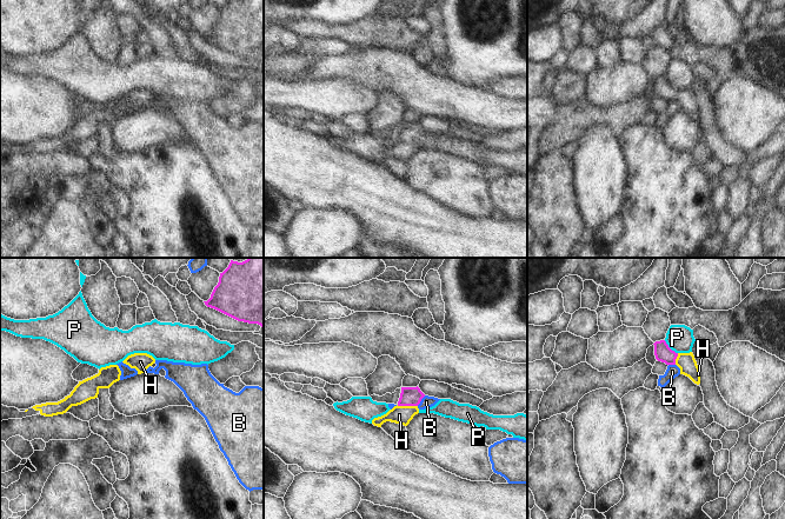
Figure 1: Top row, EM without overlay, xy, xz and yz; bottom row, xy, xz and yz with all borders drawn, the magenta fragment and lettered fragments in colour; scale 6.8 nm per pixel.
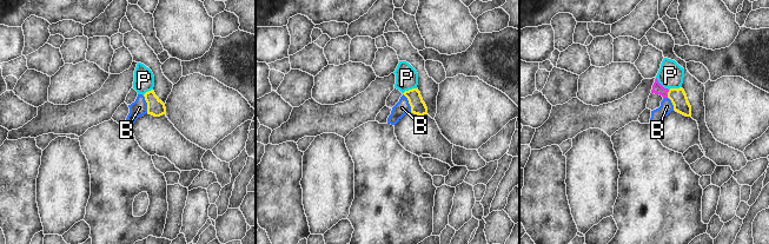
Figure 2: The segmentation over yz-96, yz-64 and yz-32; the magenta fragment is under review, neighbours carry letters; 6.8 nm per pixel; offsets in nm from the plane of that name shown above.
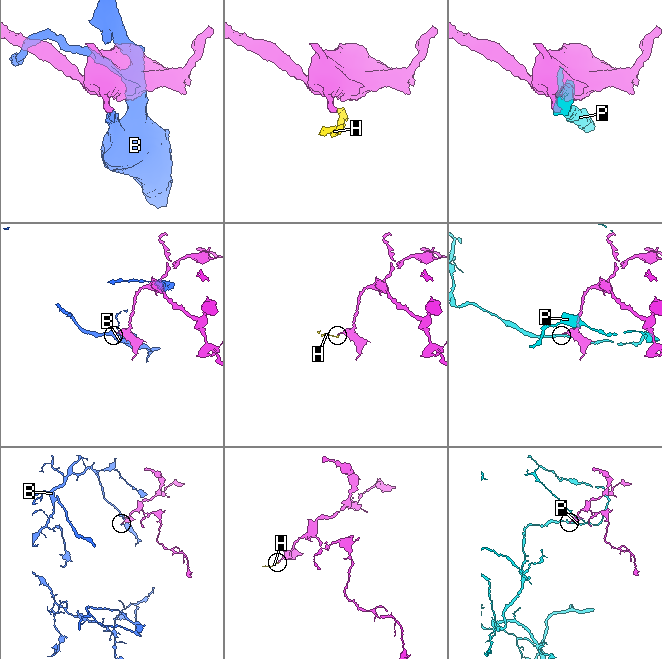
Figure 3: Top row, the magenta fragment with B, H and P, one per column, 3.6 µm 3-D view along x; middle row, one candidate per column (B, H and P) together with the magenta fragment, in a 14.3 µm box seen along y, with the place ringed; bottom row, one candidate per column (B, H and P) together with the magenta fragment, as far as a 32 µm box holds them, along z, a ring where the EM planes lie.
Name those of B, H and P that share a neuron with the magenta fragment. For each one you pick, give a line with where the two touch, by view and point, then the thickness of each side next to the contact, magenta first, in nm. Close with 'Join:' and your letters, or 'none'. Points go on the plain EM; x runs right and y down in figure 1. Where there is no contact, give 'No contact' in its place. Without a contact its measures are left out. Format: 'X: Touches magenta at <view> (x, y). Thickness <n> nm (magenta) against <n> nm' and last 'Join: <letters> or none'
H: Touches magenta at xz (407, 141). Thickness 130 nm (magenta) against 130 nm
Join: H

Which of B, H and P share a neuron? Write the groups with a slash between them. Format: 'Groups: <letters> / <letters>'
Groups: B / H / P

